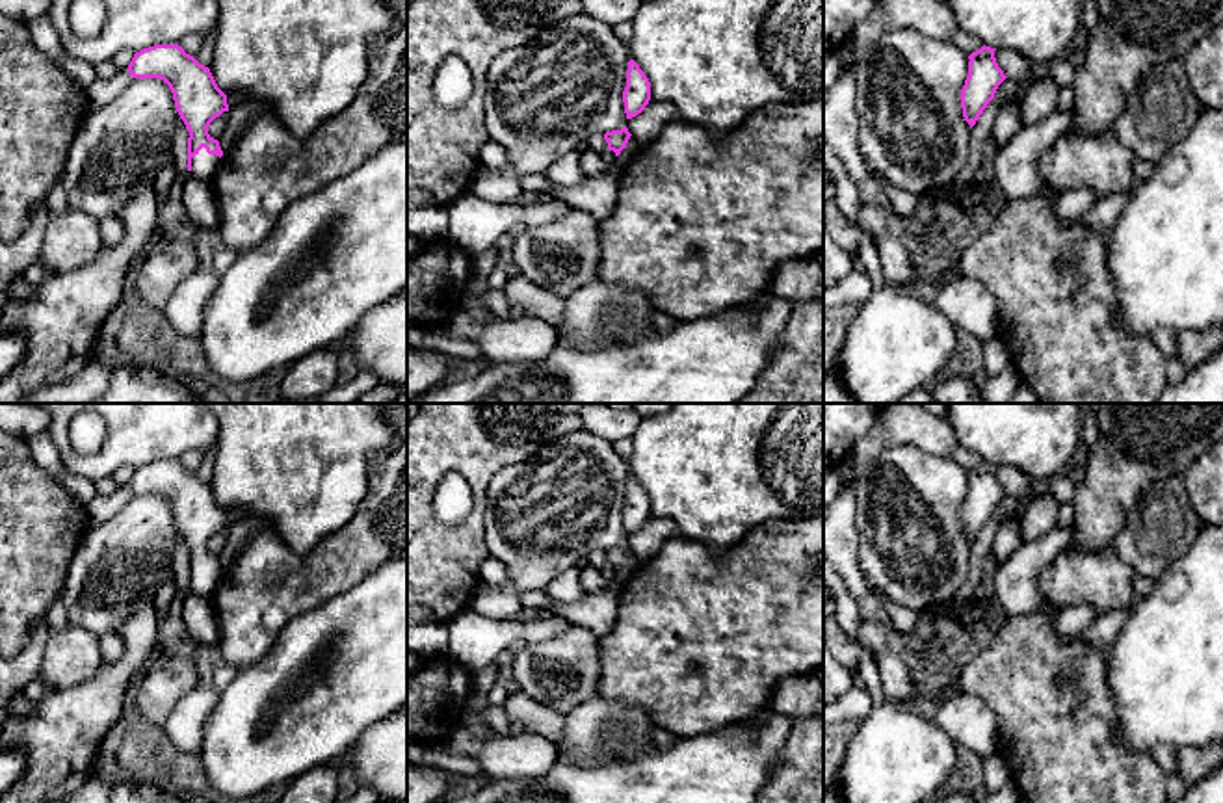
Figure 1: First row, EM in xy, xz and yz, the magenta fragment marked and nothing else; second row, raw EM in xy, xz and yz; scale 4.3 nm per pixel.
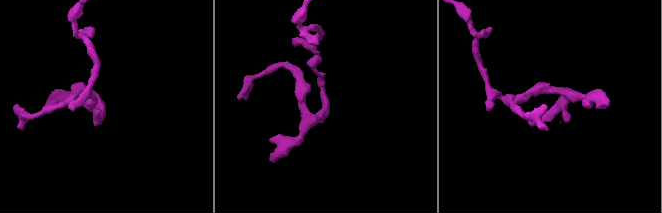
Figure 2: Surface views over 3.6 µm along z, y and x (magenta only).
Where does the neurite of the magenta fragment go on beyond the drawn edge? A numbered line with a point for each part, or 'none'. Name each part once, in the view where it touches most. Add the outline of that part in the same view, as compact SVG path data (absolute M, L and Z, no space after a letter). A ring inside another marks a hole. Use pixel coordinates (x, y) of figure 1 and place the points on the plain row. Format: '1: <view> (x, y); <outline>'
1: xy (205, 582); M203 563L193 574L191 574L191 593L197 593L204 599L212 599L214 591L217 589L221 580L221 574L216 571L208 571Z

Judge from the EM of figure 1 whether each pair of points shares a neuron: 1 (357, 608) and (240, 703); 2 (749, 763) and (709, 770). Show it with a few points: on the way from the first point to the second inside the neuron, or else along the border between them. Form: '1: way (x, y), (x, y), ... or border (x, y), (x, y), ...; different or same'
1: way (328, 632), (270, 688); same
2: way (740, 763), (718, 770); same

